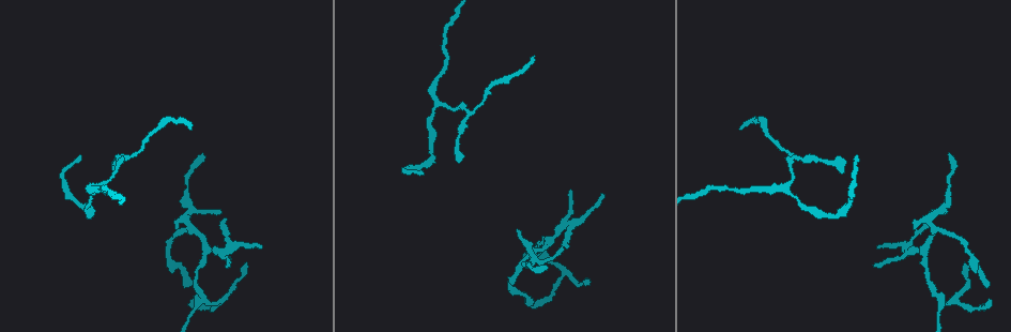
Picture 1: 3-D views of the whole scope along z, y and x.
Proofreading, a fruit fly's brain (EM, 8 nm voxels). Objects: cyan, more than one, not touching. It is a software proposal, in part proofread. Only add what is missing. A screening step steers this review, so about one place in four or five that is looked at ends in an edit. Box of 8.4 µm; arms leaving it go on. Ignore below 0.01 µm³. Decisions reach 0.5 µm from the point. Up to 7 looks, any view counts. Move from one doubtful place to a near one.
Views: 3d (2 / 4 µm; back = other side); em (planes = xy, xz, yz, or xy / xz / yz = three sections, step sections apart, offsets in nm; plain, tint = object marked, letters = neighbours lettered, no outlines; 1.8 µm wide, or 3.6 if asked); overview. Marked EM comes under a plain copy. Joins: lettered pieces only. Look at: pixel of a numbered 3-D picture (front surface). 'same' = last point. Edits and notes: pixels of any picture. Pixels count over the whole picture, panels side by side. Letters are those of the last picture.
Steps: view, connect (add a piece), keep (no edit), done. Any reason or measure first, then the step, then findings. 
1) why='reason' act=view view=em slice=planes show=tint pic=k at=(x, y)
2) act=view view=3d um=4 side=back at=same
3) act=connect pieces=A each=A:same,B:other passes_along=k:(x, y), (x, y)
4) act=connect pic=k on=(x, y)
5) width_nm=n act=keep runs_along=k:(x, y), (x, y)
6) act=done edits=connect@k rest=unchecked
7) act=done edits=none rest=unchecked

why='an open end' act=view view=3d um=4 pic=1 at=(600, 195)

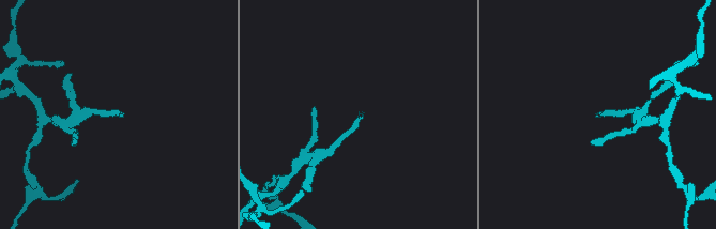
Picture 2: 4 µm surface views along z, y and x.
why='need the tissue' act=view view=em slice=xz step=4 show=letters pic=2 at=(596, 116)

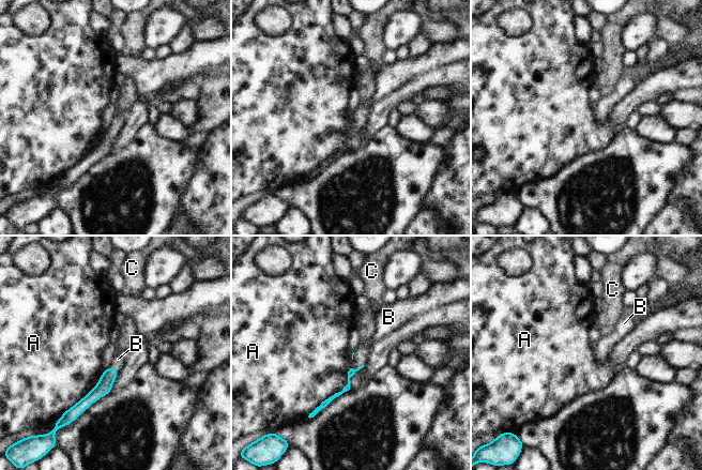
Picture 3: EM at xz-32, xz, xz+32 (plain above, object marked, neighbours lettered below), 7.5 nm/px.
act=view view=em slice=planes show=letters at=same

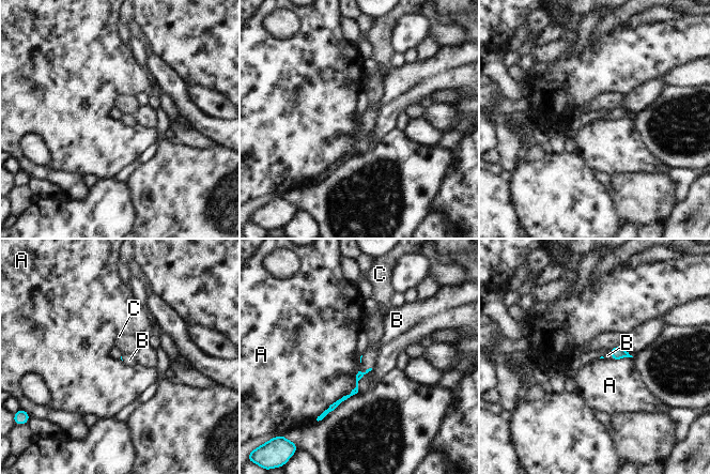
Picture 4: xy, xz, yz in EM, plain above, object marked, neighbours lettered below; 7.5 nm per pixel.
act=connect pieces=B each=A:other,B:same,C:other passes_along=4:(359, 375), (369, 368), (370, 353) found='the neuron continues'

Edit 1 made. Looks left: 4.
why='an open end' act=view view=em slice=xy step=16 show=letters pic=1 at=(186, 287)

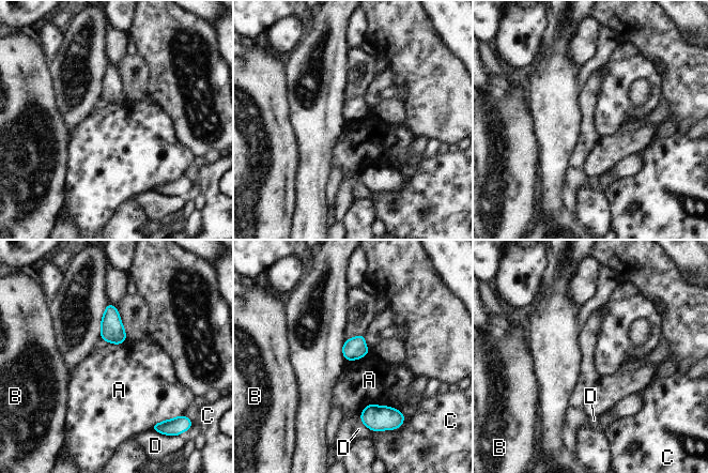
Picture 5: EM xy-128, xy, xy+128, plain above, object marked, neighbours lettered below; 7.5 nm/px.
width_nm=160 act=keep each=A:other,B:other,C:other,D:other border=5:(388, 406), (367, 405), (359, 418) found='none of them fits'

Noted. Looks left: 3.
why='narrows sharply' act=view view=em slice=planes show=letters pic=1 at=(528, 266)

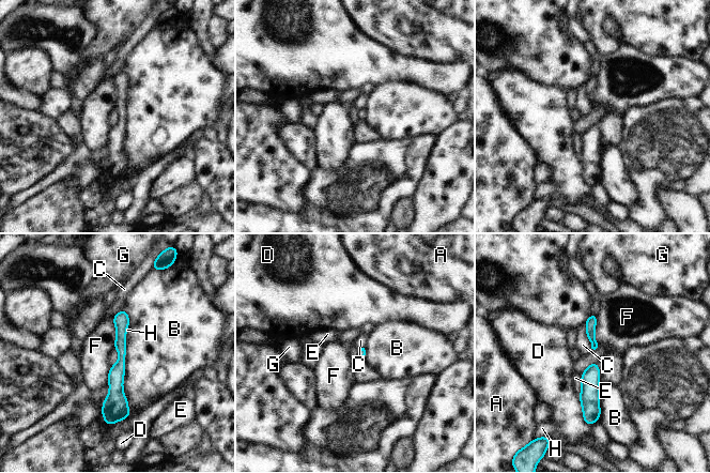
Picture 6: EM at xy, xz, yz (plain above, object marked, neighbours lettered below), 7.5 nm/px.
width_nm=60 act=keep each=A:other,B:other,C:other,D:other,E:other,F:other,G:other,H:other runs_along=6:(123, 313), (121, 364), (110, 417) found='none of them fits'

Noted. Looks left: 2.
act=done edits=connect@4 rest=unchecked

